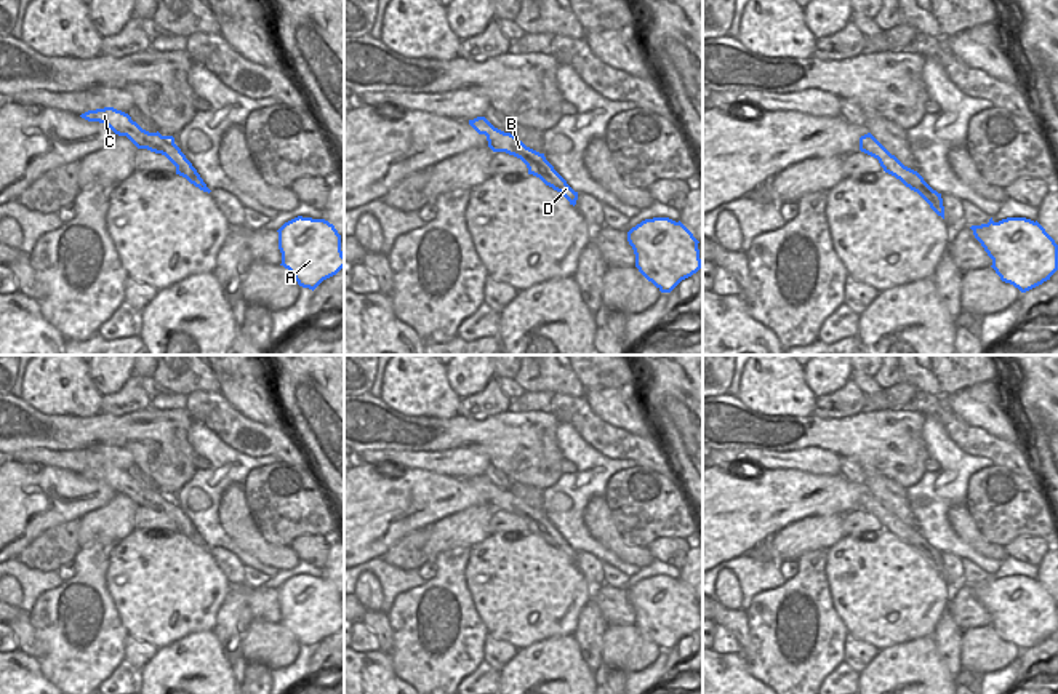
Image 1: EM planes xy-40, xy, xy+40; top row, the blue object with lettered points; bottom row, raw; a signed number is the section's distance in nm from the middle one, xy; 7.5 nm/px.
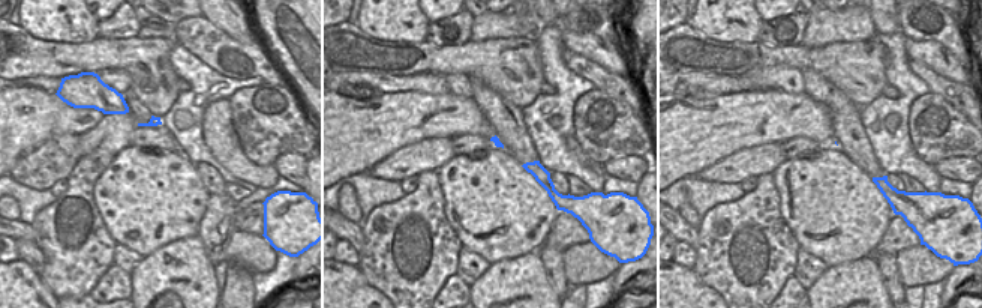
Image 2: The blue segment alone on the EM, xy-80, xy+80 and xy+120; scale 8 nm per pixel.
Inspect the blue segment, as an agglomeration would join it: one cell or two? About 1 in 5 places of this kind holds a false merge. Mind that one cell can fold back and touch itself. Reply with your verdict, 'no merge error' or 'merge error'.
no merge error

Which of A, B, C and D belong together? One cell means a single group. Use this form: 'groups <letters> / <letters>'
groups A B C D

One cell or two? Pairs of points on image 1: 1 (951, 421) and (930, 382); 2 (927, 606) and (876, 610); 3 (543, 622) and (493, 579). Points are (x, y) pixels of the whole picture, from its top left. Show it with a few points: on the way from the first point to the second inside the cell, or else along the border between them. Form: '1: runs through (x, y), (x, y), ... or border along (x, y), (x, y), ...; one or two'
1: border along (919, 390), (929, 395), (943, 395); two
2: runs through (914, 606), (889, 606); one
3: runs through (530, 610), (506, 586); one

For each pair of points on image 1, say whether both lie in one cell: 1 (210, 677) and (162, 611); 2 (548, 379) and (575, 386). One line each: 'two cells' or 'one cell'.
1: two cells
2: one cell

